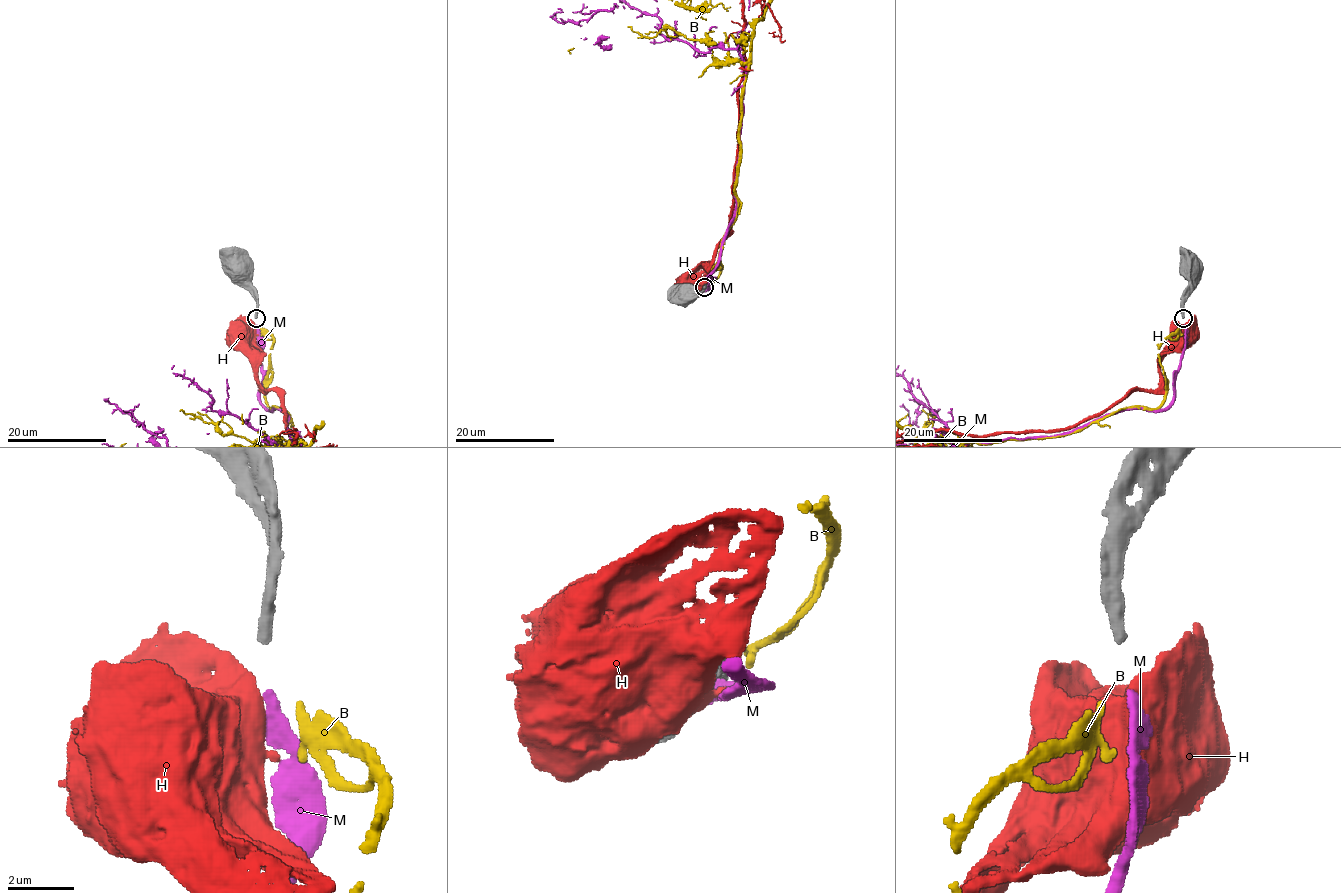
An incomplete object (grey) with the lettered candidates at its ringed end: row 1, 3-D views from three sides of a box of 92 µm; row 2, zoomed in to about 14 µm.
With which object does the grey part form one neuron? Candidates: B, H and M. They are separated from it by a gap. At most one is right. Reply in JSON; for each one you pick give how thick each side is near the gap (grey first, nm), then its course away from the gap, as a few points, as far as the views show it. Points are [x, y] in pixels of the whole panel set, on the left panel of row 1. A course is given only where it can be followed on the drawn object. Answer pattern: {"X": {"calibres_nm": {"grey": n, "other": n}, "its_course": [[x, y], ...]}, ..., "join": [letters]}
{"M": {"calibres_nm": {"grey": 360, "other": 320}}, "join": ["M"]}

